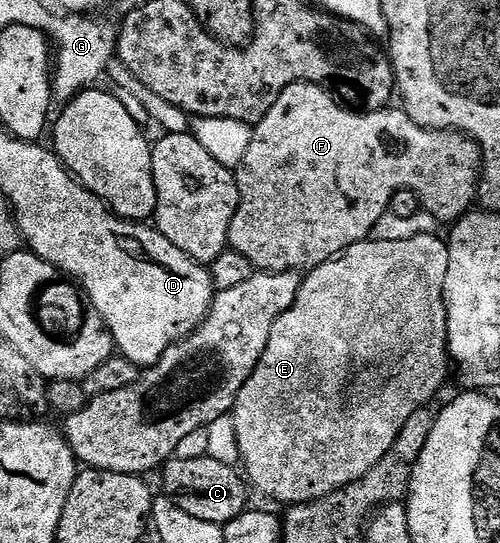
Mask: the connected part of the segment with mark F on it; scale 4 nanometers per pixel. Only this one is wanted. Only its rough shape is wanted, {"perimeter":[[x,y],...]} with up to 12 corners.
{"perimeter":[[295,82],[235,167],[228,246],[307,272],[396,190],[440,224],[480,147]]}

